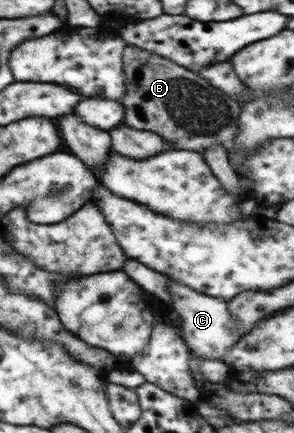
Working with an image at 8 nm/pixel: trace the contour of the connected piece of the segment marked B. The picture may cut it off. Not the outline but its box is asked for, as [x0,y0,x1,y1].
[123,46,241,152]

